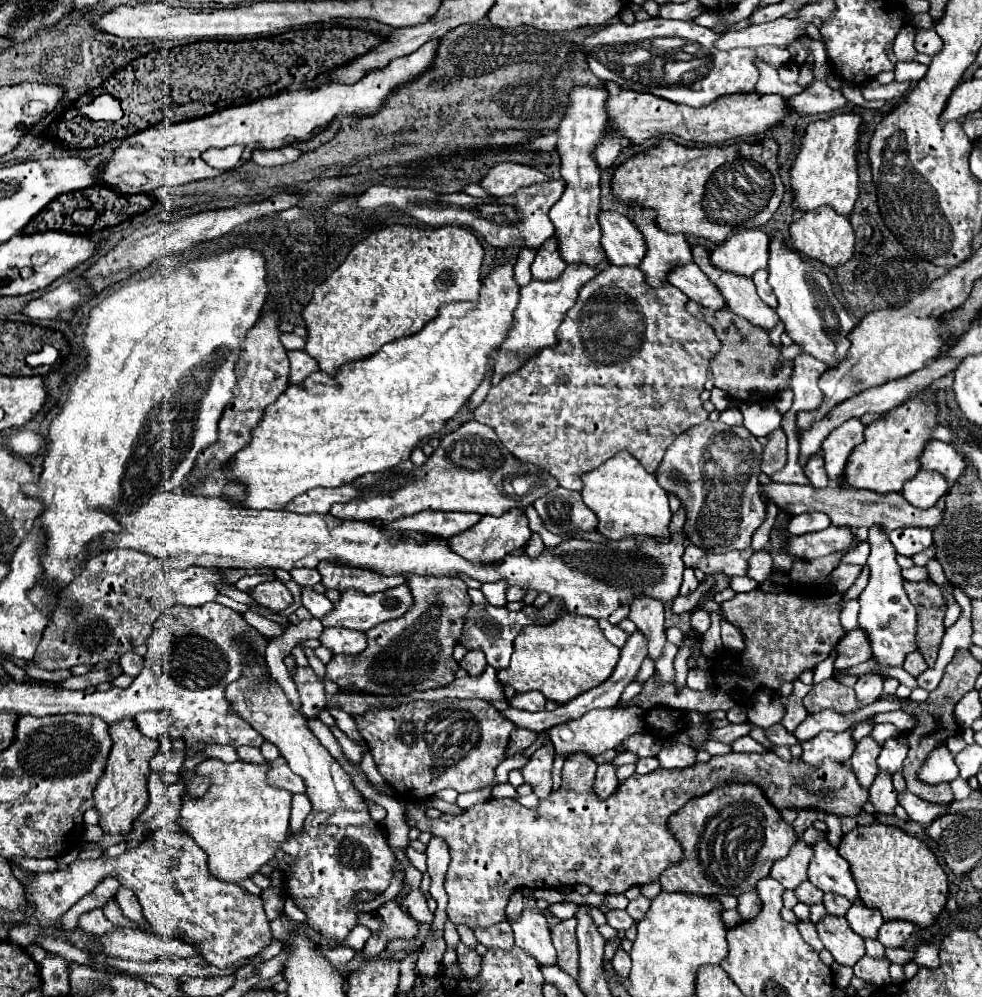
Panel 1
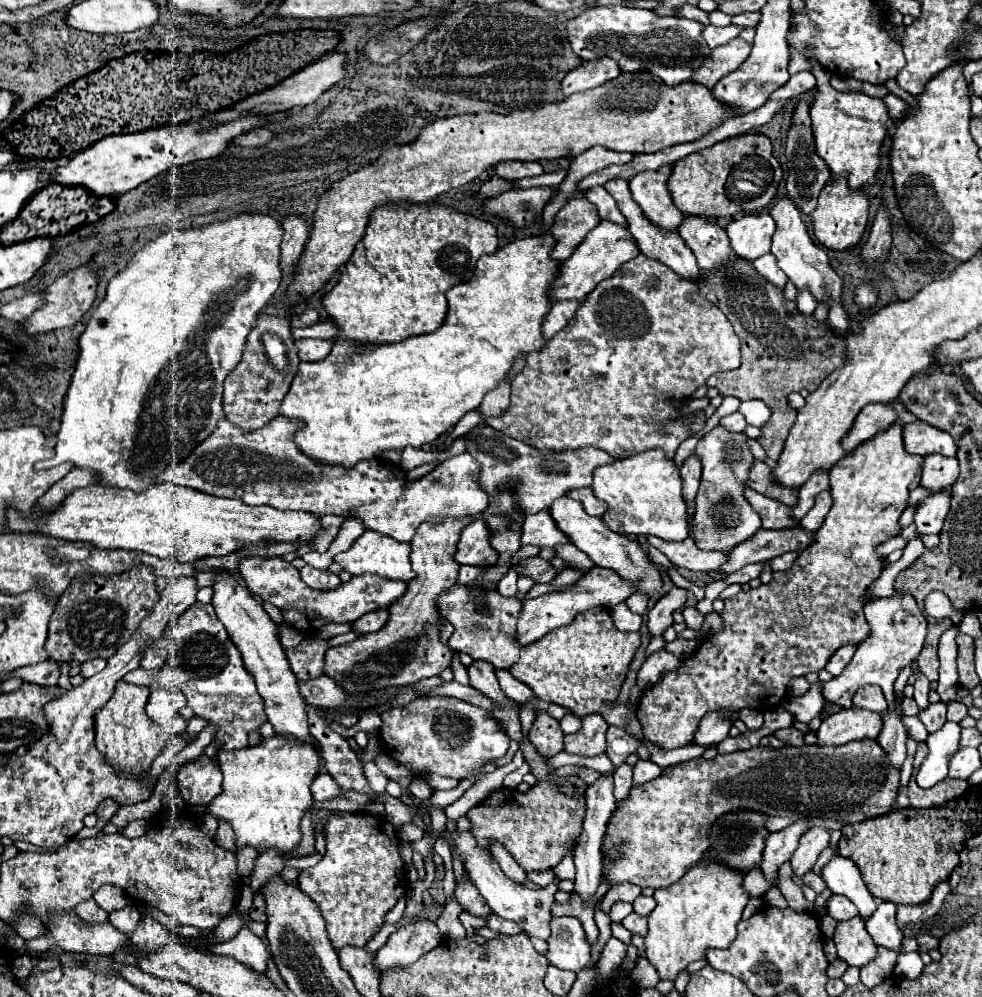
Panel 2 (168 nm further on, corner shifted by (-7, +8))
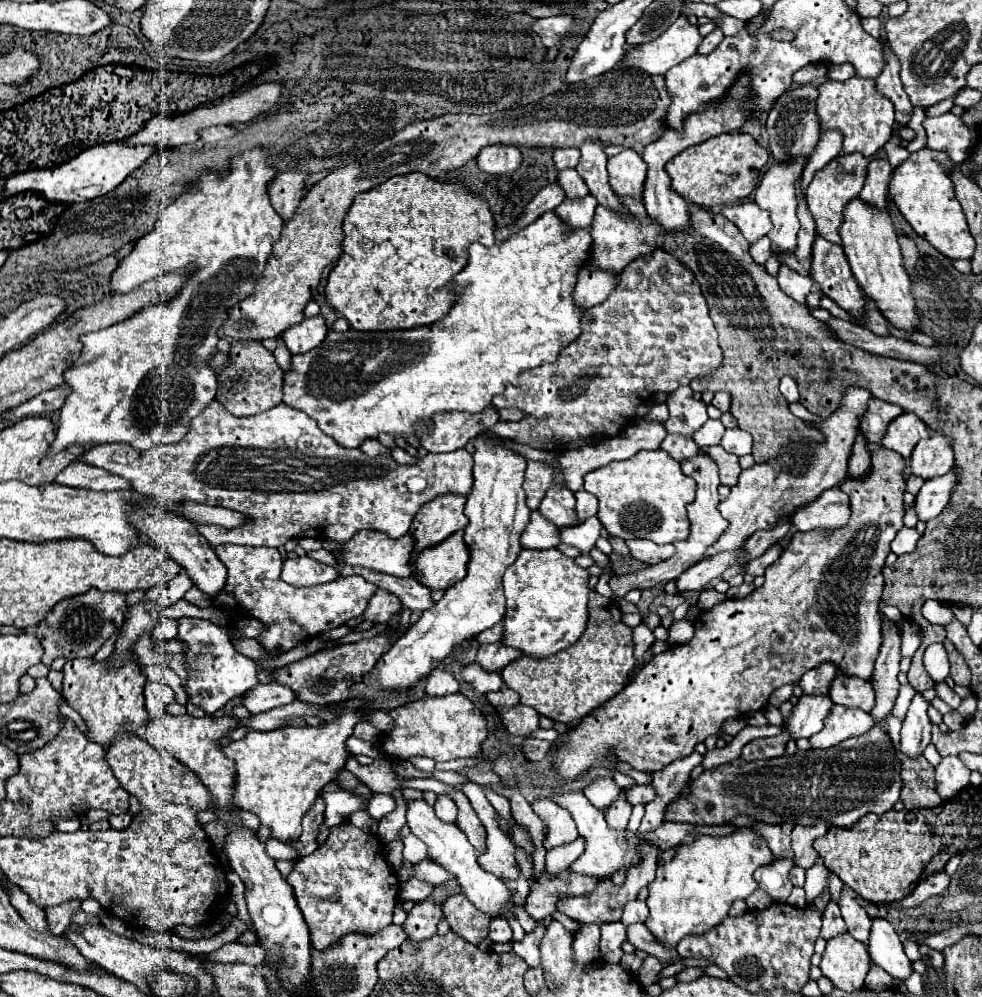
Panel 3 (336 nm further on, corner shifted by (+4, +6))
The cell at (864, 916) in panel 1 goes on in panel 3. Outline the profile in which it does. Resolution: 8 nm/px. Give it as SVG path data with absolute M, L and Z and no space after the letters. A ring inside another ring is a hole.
M884 918L872 920L868 954L874 964L884 968L896 980L904 980L912 972L912 962L904 954L902 942L898 940L896 930Z

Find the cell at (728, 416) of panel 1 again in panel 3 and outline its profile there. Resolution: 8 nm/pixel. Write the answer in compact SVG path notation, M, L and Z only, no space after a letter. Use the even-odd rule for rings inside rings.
M708 420L696 434L694 434L694 442L704 448L704 446L714 446L714 444L720 444L722 436L724 436L726 428L720 420Z

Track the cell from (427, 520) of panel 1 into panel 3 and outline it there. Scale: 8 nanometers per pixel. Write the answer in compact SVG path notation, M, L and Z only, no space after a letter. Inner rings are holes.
M216 400L202 412L198 414L192 424L190 424L190 430L188 434L178 442L178 444L160 444L160 446L154 446L146 452L138 452L134 450L132 446L126 446L126 444L102 444L102 446L96 446L96 448L90 448L88 452L84 452L82 456L82 462L86 464L92 464L92 466L98 466L98 468L104 468L116 476L124 476L130 486L142 494L154 494L162 500L168 500L168 502L182 502L182 500L194 500L194 502L202 502L202 504L210 504L210 506L224 506L224 508L230 508L230 510L236 510L236 512L242 512L242 514L248 514L252 518L250 524L246 526L240 526L240 528L232 528L232 530L226 530L222 526L198 526L196 530L210 542L210 546L218 546L218 544L242 544L242 546L284 546L290 538L304 538L304 536L312 536L312 538L318 538L318 540L336 540L340 544L348 542L358 530L378 530L378 532L384 532L386 536L390 538L400 538L408 532L410 524L412 524L412 518L416 516L416 510L422 508L426 502L434 500L436 496L442 496L442 494L462 494L462 496L468 496L470 490L472 490L472 454L468 450L454 450L454 452L448 452L448 454L426 454L422 458L418 458L418 464L414 466L402 466L402 464L396 464L392 458L368 458L364 456L364 452L360 448L342 448L336 444L334 438L330 438L328 434L324 434L316 422L312 418L308 418L304 412L300 410L294 410L286 404L278 404L276 408L272 410L266 410L262 414L256 414L256 416L248 416L248 418L236 418L232 416L230 412L226 412L226 408L222 408L222 404L218 404Z

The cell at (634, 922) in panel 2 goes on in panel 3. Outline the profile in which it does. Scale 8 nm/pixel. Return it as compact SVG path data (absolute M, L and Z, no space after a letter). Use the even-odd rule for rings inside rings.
M630 924L626 926L626 940L638 948L638 950L644 950L652 956L656 956L660 962L668 962L668 960L678 960L678 952L668 952L668 948L664 948L662 944L658 944L654 940L654 936L650 936L650 932L644 928L644 924Z

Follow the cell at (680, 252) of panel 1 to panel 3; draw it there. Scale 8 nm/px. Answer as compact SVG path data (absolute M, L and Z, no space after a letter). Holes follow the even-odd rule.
M622 150L618 156L608 160L610 186L620 198L642 200L642 188L646 180L646 162L634 150Z

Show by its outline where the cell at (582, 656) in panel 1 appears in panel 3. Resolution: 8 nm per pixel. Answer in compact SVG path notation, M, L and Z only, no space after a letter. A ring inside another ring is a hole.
M592 590L588 596L586 632L578 638L578 644L572 644L566 652L556 652L546 660L530 660L530 656L522 656L500 672L502 680L508 688L520 694L524 706L532 706L538 714L562 724L582 720L602 706L602 702L616 696L628 684L636 666L632 628L622 624L620 616L620 608L614 600Z

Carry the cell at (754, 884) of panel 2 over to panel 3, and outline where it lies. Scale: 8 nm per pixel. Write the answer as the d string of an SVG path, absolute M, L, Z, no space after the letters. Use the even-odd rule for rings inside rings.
M778 860L778 870L772 866L762 866L754 872L754 880L758 882L758 888L770 894L774 902L786 902L786 898L792 892L792 882L788 878L788 872L792 868L792 860Z

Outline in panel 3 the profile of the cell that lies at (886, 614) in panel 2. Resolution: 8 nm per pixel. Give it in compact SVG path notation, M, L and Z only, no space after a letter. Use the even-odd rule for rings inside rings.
M826 692L822 696L804 694L800 698L800 702L794 706L794 712L788 718L788 722L784 724L784 728L792 734L794 740L810 738L812 734L816 734L824 728L824 720L830 714L832 706L834 704L830 702L830 692Z

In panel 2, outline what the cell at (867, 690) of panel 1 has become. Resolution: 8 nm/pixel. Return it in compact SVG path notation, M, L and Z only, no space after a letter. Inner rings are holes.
M861 686L855 696L853 696L853 706L861 706L861 708L867 708L867 710L873 710L873 712L879 712L883 714L887 710L887 700L881 692L879 686Z

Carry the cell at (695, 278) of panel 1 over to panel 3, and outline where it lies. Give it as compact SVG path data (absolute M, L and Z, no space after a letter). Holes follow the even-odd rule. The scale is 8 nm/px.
M586 142L580 146L580 152L582 152L582 156L580 156L576 170L588 184L590 194L598 200L598 204L602 204L610 210L622 212L620 200L608 184L608 172L606 172L608 158L604 154L604 146L600 142Z

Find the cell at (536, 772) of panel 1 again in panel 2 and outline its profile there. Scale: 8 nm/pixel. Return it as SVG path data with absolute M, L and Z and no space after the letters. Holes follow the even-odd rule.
M539 712L527 738L545 754L545 758L555 756L557 752L563 752L563 732L555 718L551 718L547 712Z

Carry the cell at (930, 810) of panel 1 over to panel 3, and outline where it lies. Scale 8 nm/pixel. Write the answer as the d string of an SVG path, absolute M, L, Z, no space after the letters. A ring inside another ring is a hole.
M889 714L885 720L885 723L887 733L890 736L895 749L899 752L902 721L894 717L892 714Z

